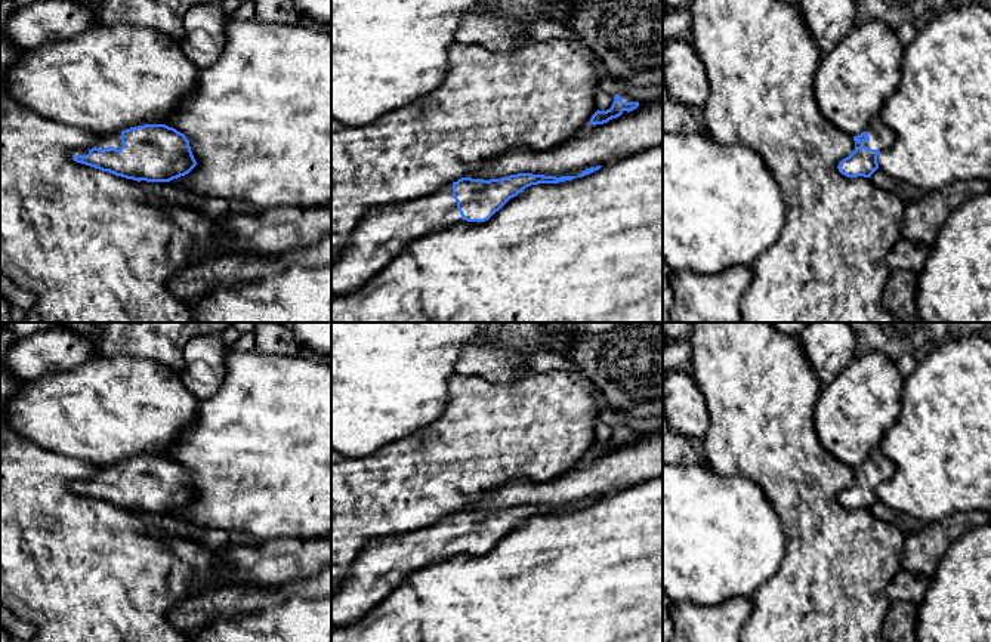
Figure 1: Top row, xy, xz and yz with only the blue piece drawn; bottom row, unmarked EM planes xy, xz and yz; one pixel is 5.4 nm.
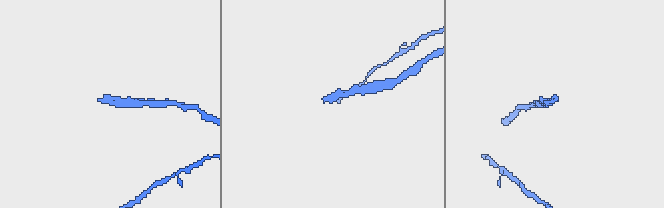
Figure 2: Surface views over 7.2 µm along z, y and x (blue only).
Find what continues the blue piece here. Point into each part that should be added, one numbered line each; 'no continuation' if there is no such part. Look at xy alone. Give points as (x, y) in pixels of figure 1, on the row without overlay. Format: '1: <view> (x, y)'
1: xy (111, 471)

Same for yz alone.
1: yz (882, 469)

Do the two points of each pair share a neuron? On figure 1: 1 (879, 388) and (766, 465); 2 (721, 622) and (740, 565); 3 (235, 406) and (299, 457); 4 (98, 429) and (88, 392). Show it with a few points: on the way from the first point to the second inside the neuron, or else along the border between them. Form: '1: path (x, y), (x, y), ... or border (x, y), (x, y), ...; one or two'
1: border (818, 397), (814, 429), (837, 459); two
2: border (750, 598), (729, 598), (710, 605), (694, 605); two
3: path (252, 422), (277, 447), (283, 447); one
4: path (98, 420), (96, 401); one

